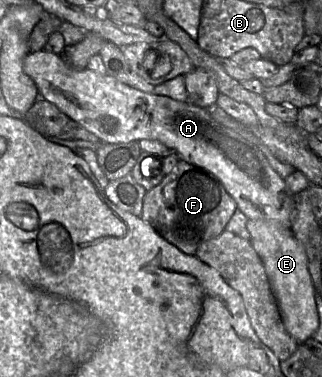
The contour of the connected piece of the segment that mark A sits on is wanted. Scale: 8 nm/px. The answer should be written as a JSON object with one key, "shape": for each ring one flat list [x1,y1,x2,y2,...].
{"shape":[[45,50,26,54,23,70,35,82,39,98,55,104,102,142,157,140,180,159,216,176,248,219,276,222,290,229,295,198,287,191,285,179,271,167,258,147,214,120,208,109,143,92,88,68,75,69,60,55]]}

